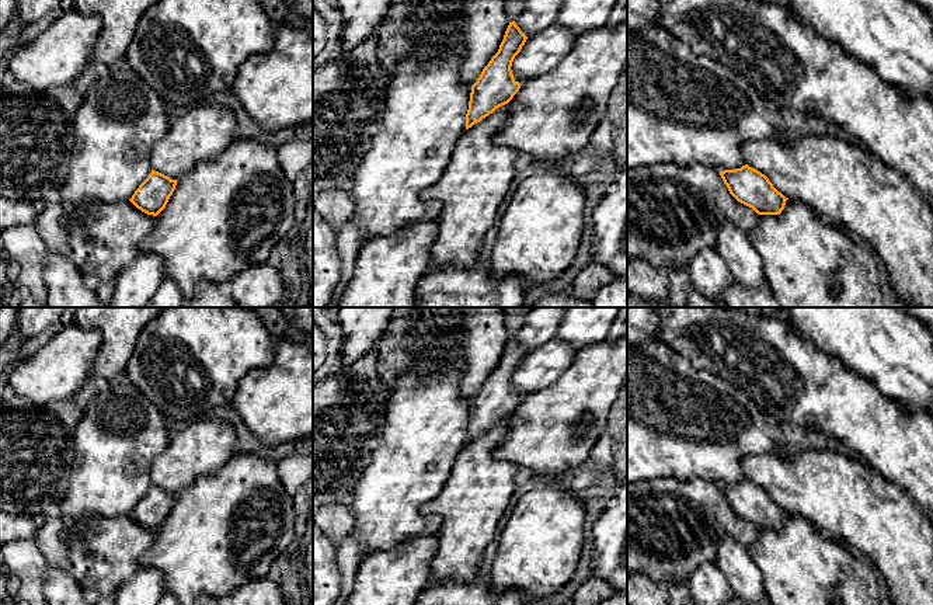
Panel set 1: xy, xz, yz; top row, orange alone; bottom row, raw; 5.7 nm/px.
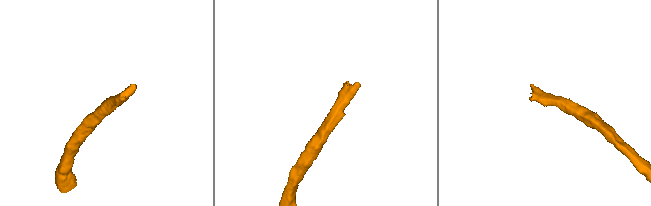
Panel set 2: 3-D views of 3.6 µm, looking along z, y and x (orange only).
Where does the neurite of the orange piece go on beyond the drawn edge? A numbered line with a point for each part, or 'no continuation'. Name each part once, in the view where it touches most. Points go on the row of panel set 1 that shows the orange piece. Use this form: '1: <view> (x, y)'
no continuation

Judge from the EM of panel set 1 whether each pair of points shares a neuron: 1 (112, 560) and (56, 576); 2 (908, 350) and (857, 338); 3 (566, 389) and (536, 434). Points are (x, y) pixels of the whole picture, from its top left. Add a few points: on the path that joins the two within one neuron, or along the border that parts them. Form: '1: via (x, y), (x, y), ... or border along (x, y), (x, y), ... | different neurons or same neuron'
1: border along (49, 564), (66, 570), (84, 590) | different neurons
2: via (895, 350), (876, 338), (870, 338) | same neuron
3: via (561, 400), (540, 423) | same neuron

